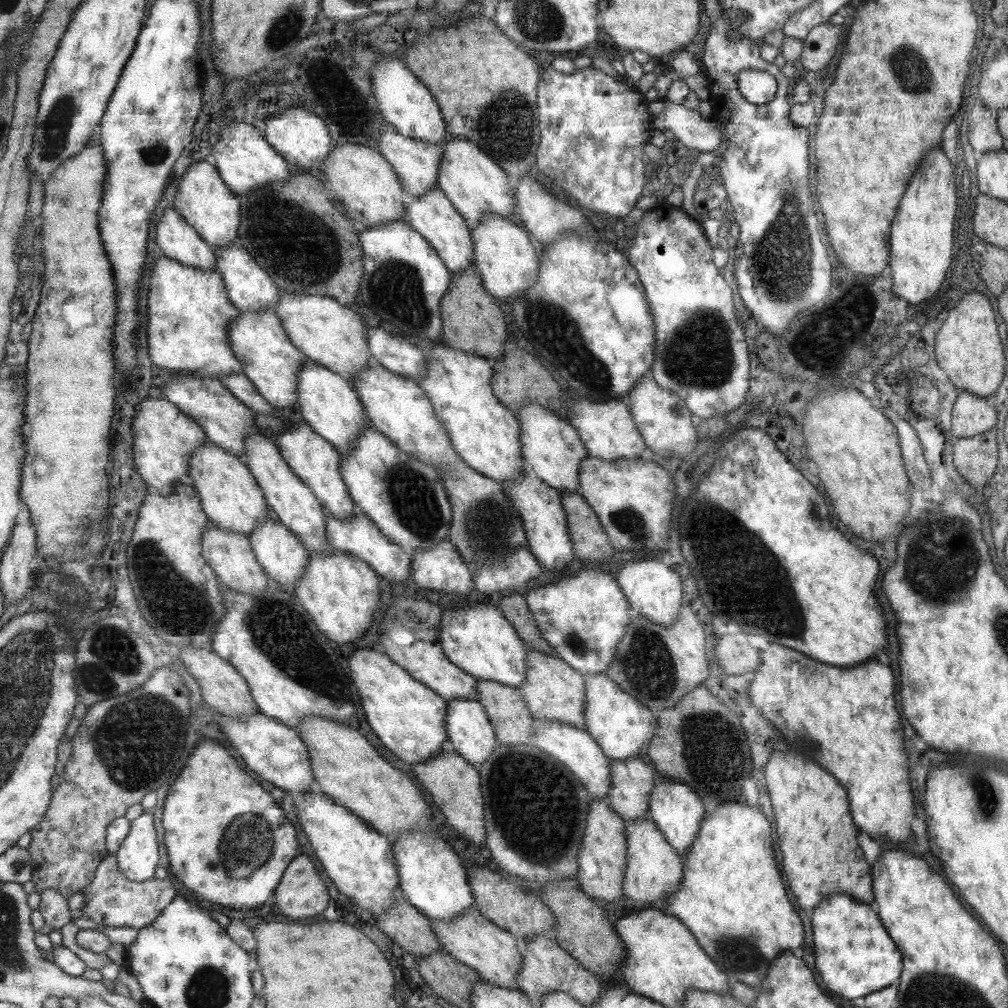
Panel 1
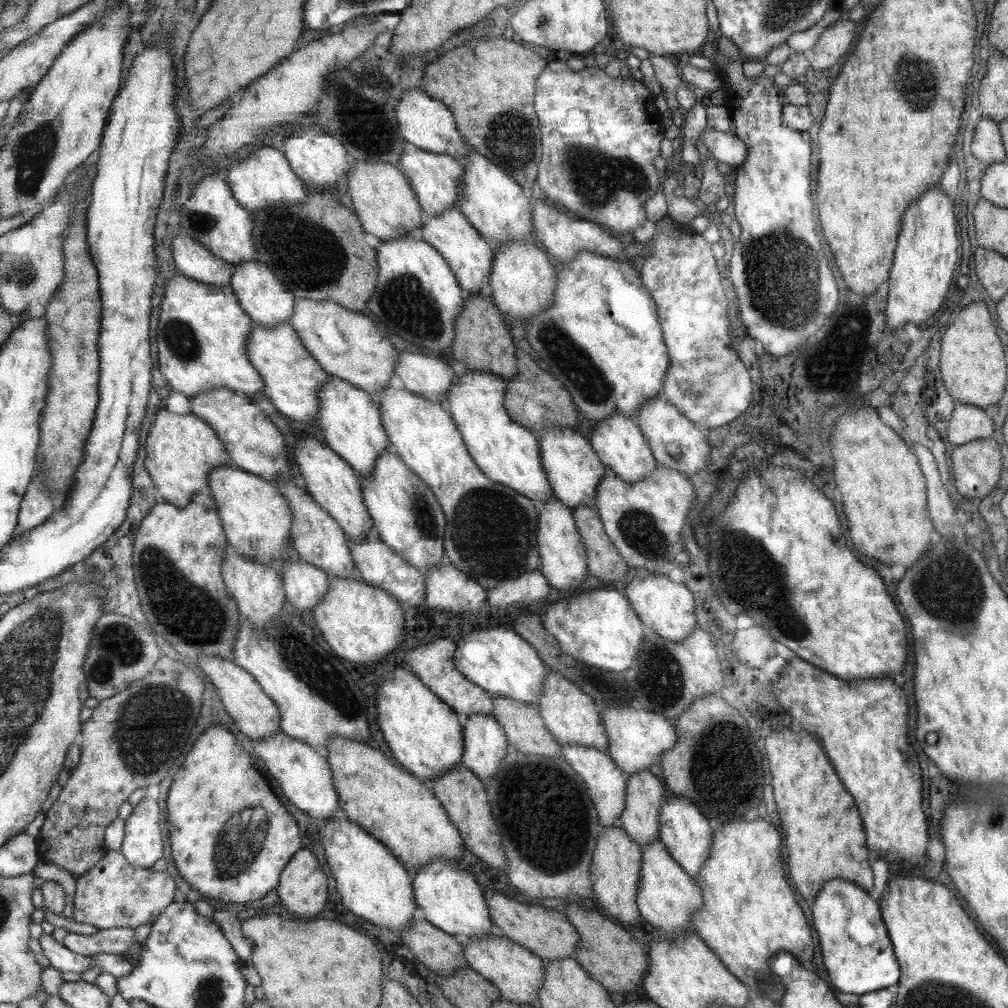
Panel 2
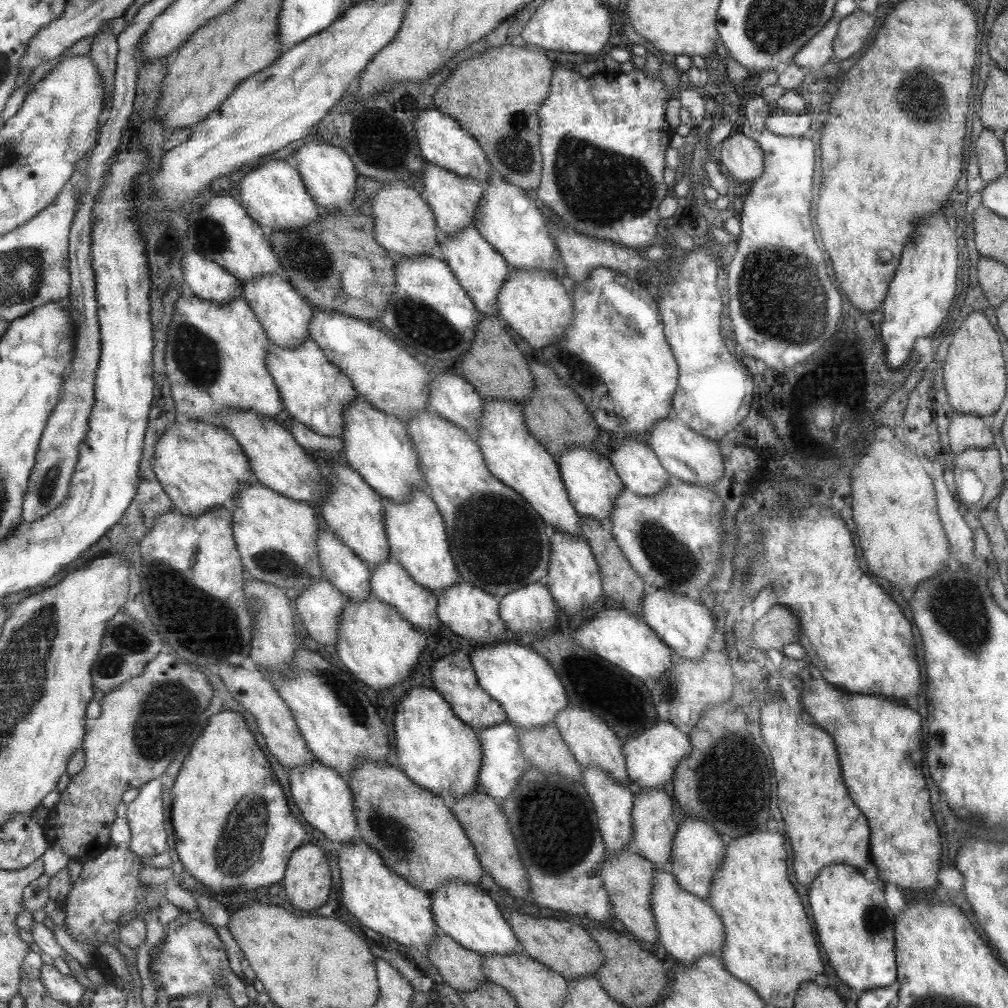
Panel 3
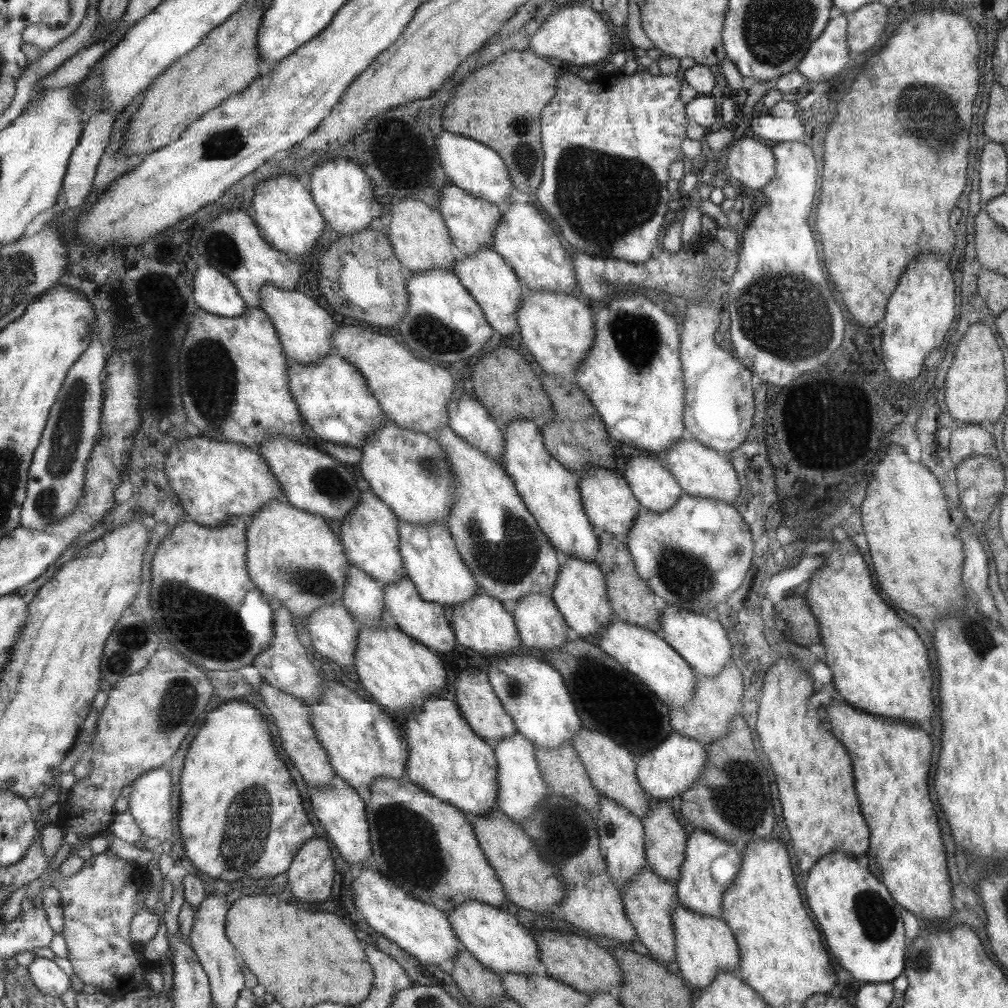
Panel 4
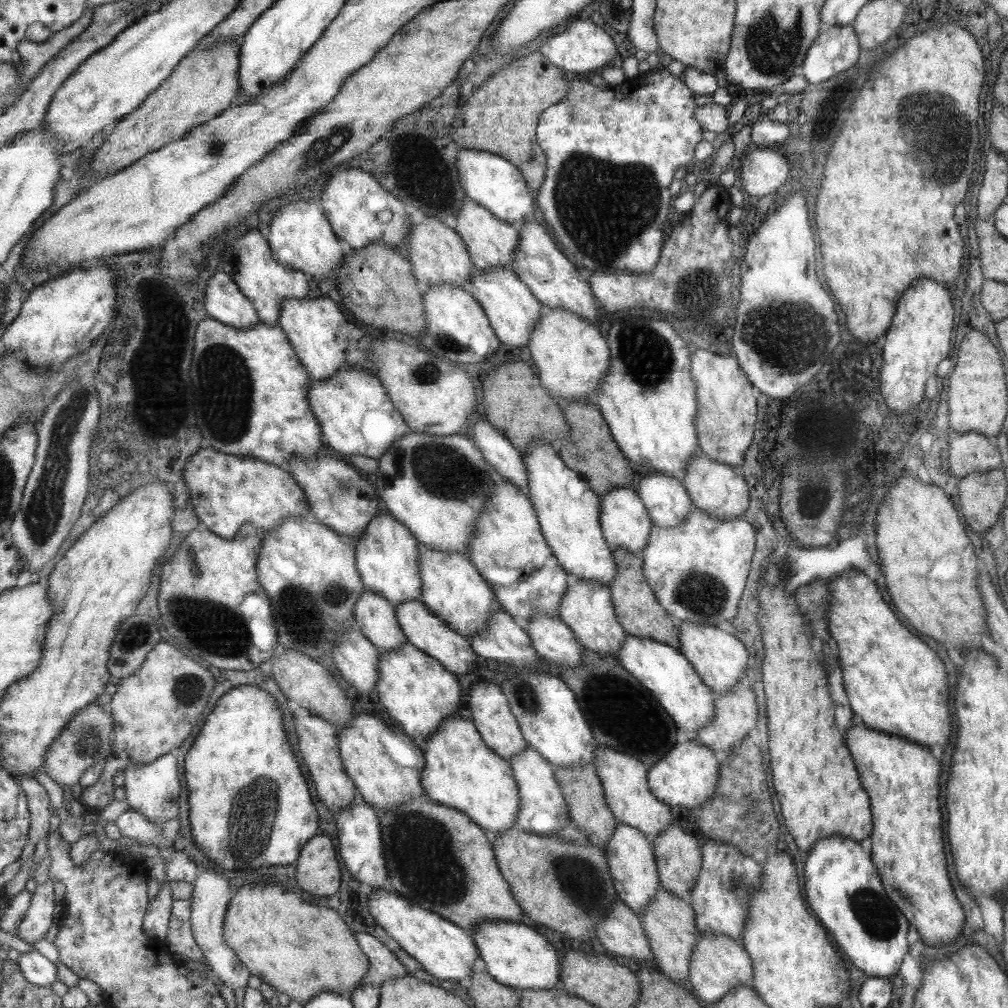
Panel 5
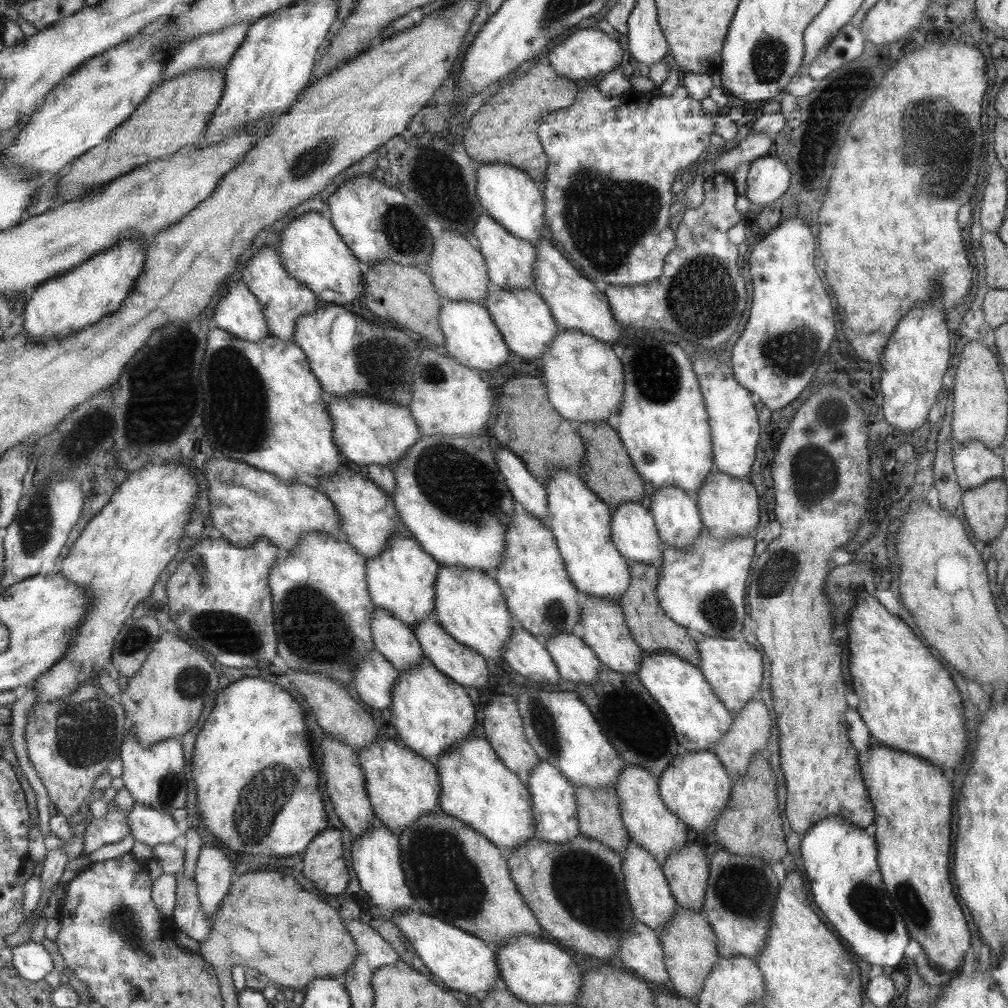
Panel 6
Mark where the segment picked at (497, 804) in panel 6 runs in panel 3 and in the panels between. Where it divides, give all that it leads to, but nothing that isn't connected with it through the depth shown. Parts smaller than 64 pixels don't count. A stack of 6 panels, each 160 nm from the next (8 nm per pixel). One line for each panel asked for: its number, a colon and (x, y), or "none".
3: (440, 752)
4: (448, 759)
5: (462, 771)

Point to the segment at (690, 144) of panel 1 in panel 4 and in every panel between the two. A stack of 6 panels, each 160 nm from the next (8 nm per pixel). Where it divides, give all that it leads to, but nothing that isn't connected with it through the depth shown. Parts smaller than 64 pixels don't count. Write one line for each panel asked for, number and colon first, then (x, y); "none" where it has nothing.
2: (727, 148)
3: (743, 159)
4: (752, 164)

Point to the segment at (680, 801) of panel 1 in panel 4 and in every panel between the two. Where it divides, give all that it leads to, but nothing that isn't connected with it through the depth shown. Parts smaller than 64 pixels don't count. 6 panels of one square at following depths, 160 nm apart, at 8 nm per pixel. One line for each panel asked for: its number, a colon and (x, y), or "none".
2: (685, 833)
3: (698, 850)
4: (711, 865)

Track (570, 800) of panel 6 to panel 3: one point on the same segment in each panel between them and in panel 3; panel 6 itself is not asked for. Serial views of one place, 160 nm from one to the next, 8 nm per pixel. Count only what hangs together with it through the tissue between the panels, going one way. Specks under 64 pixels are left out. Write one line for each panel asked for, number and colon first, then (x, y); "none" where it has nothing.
3: (504, 764)
4: (522, 788)
5: (543, 811)

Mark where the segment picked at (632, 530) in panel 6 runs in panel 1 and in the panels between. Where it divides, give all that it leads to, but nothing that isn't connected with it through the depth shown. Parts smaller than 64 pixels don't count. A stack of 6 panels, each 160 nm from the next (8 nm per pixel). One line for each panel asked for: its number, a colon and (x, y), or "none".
1: (552, 450)
2: (572, 467)
3: (593, 485)
4: (608, 501)
5: (625, 522)

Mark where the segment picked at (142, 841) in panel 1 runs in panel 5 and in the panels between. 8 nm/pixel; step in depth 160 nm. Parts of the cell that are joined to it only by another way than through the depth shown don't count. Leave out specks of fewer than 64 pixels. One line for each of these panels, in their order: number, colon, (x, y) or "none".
2: (144, 844)
3: (146, 814)
4: (150, 800)
5: (153, 789)

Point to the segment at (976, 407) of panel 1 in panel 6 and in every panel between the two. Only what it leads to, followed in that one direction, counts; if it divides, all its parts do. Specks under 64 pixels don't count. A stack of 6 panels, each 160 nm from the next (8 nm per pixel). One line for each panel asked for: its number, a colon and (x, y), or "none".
2: (968, 422)
3: (965, 431)
4: (966, 440)
5: (969, 452)
6: (973, 463)

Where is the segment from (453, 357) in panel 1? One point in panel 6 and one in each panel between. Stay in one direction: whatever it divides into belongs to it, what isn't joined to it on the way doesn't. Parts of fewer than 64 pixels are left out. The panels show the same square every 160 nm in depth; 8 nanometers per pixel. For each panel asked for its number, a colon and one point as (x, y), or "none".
2: (507, 452)
3: (519, 460)
4: (550, 493)
5: (568, 512)
6: (580, 522)

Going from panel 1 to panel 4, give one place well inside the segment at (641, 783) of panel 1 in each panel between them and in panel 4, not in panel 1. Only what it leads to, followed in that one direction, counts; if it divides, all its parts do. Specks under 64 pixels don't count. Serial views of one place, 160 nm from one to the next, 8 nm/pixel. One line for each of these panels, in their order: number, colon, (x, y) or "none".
2: (640, 819)
3: (654, 826)
4: (664, 840)

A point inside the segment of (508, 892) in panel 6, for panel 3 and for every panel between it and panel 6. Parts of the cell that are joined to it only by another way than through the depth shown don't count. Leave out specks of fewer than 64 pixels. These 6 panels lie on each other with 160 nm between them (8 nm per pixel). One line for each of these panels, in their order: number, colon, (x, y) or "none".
3: (419, 836)
4: (430, 848)
5: (421, 837)

